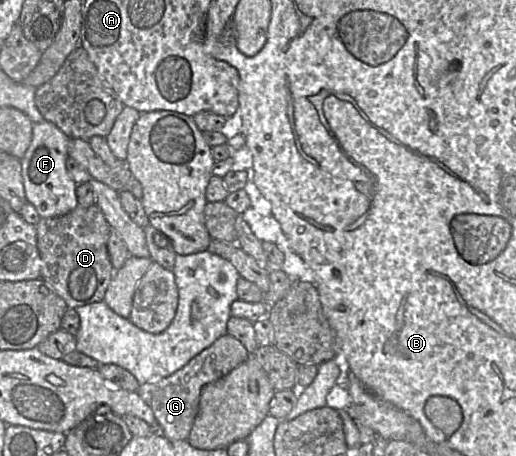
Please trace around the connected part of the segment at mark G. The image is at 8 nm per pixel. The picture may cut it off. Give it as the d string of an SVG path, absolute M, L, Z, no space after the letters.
M225 334L170 376L141 384L137 393L151 407L167 439L187 440L199 410L202 388L227 375L245 362L249 355L239 340Z

